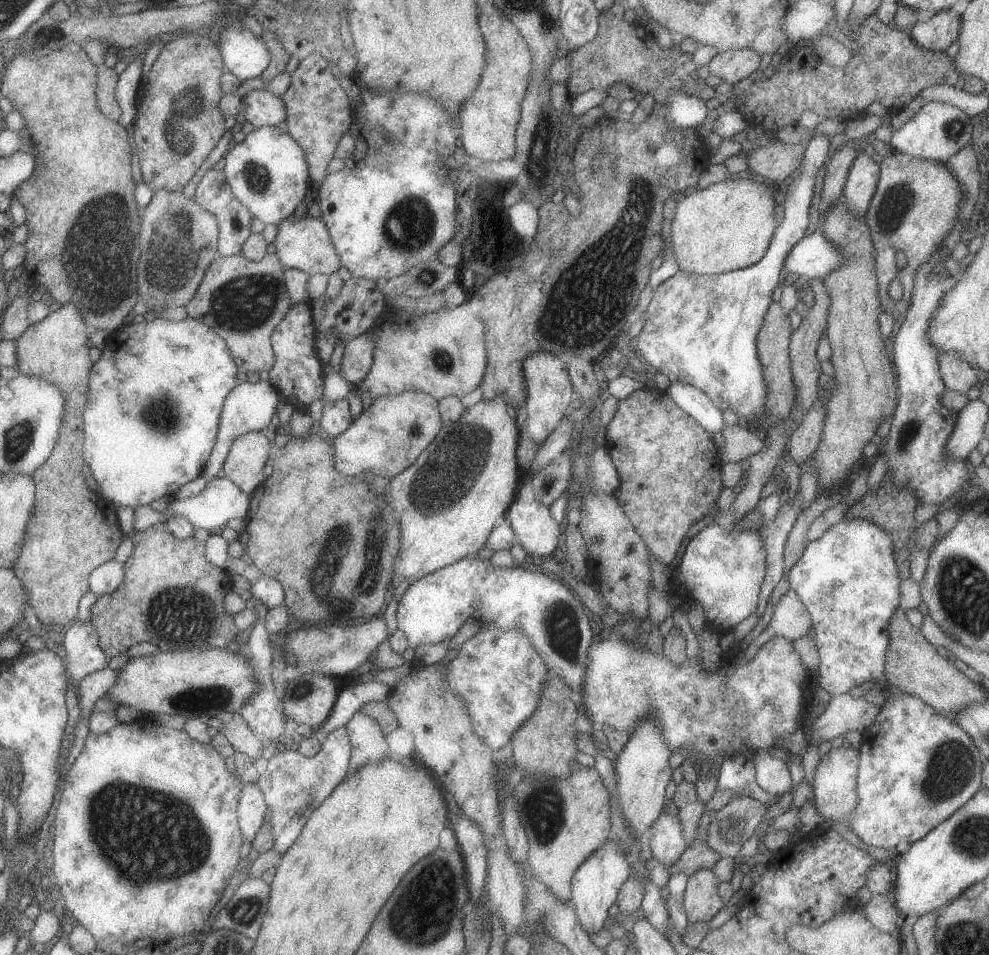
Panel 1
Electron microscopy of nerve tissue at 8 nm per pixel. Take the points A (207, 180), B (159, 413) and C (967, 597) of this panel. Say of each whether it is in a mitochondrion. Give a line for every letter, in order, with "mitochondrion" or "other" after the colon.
A: other
B: mitochondrion
C: mitochondrion

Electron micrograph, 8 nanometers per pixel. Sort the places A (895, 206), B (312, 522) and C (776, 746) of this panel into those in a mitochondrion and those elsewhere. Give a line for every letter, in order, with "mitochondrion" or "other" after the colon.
A: mitochondrion
B: other
C: other

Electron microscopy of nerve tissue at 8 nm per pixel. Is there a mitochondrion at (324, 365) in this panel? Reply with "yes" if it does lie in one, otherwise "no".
no

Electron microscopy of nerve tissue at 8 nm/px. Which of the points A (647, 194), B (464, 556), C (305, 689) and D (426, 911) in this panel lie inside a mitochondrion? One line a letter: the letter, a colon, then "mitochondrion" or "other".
A: other
B: other
C: mitochondrion
D: mitochondrion

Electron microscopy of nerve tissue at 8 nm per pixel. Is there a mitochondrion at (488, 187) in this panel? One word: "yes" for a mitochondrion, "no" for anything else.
no

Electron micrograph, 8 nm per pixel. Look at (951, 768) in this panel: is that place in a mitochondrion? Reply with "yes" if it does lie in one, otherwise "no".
yes

